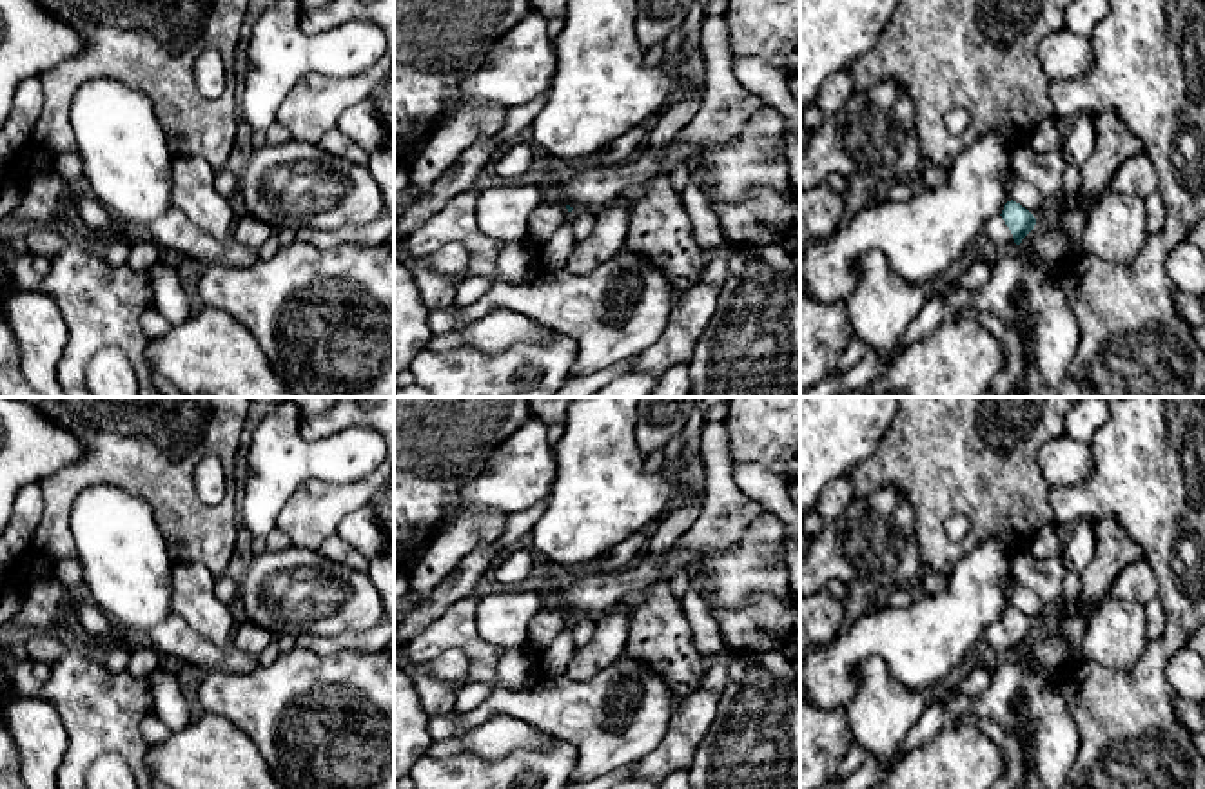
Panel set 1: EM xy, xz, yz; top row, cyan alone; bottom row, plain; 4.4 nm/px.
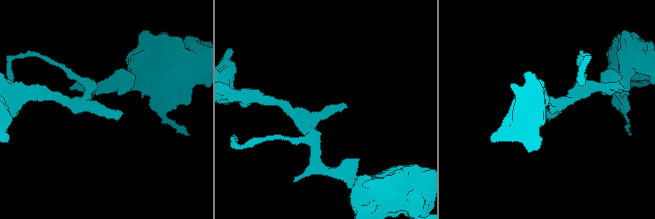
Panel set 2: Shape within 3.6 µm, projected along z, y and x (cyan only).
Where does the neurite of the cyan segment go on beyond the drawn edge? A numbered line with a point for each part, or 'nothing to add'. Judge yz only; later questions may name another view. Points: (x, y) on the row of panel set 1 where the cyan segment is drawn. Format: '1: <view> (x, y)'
1: yz (995, 234)

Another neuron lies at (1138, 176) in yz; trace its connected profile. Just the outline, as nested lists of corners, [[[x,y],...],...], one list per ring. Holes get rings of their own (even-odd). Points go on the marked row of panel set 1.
[[[1136,154],[1122,163],[1103,194],[1107,192],[1136,194],[1140,198],[1156,194],[1158,174],[1151,158],[1147,154]]]

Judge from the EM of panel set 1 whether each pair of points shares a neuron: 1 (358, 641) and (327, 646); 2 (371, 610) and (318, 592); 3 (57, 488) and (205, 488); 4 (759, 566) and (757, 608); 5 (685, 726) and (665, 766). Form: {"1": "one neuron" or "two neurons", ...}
{"1": "one neuron", "2": "one neuron", "3": "two neurons", "4": "two neurons", "5": "one neuron"}

